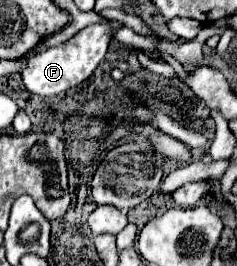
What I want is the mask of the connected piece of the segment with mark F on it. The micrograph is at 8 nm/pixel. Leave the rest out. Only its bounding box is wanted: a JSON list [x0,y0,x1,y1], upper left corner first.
[23,23,111,97]

